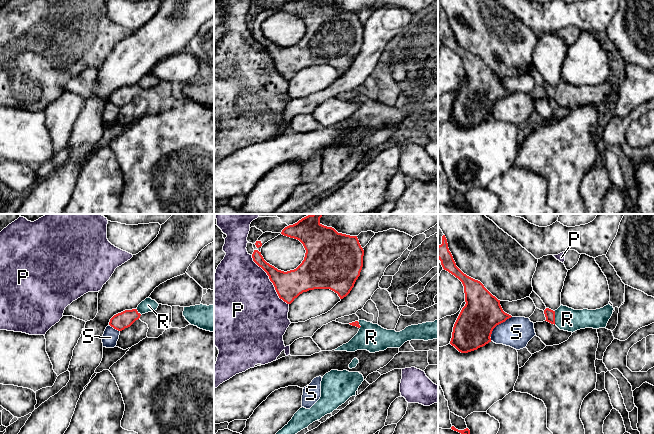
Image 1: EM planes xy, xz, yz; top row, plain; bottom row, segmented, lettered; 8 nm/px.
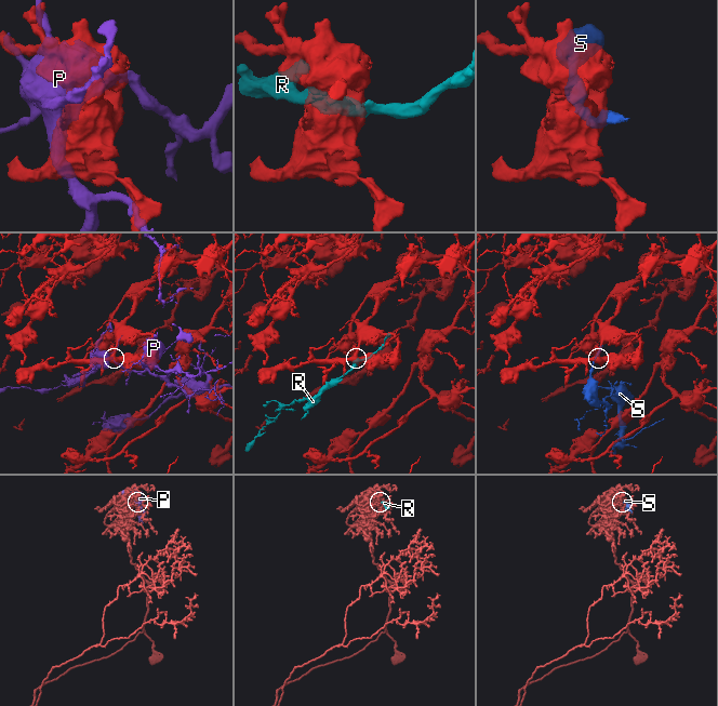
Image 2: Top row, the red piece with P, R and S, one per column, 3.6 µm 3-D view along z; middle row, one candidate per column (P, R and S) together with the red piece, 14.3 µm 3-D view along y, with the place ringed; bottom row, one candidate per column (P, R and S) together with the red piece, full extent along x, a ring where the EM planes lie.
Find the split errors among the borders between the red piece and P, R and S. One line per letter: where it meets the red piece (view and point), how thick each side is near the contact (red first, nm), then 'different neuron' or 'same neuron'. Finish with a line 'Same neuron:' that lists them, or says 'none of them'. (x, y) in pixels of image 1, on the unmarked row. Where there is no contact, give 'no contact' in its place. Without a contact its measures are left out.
P: xz (270, 56) | 220/500 nm | different neuron
R: yz (554, 94) | 80/190 nm | same neuron
S: yz (496, 101) | 300/240 nm | different neuron
Same neuron: R

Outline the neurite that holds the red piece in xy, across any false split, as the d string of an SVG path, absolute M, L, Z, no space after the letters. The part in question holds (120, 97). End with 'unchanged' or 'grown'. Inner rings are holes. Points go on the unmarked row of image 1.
M146 74L136 85L125 86L114 91L109 98L109 101L118 107L130 103L142 90L155 88L159 80L151 74Z | grown

